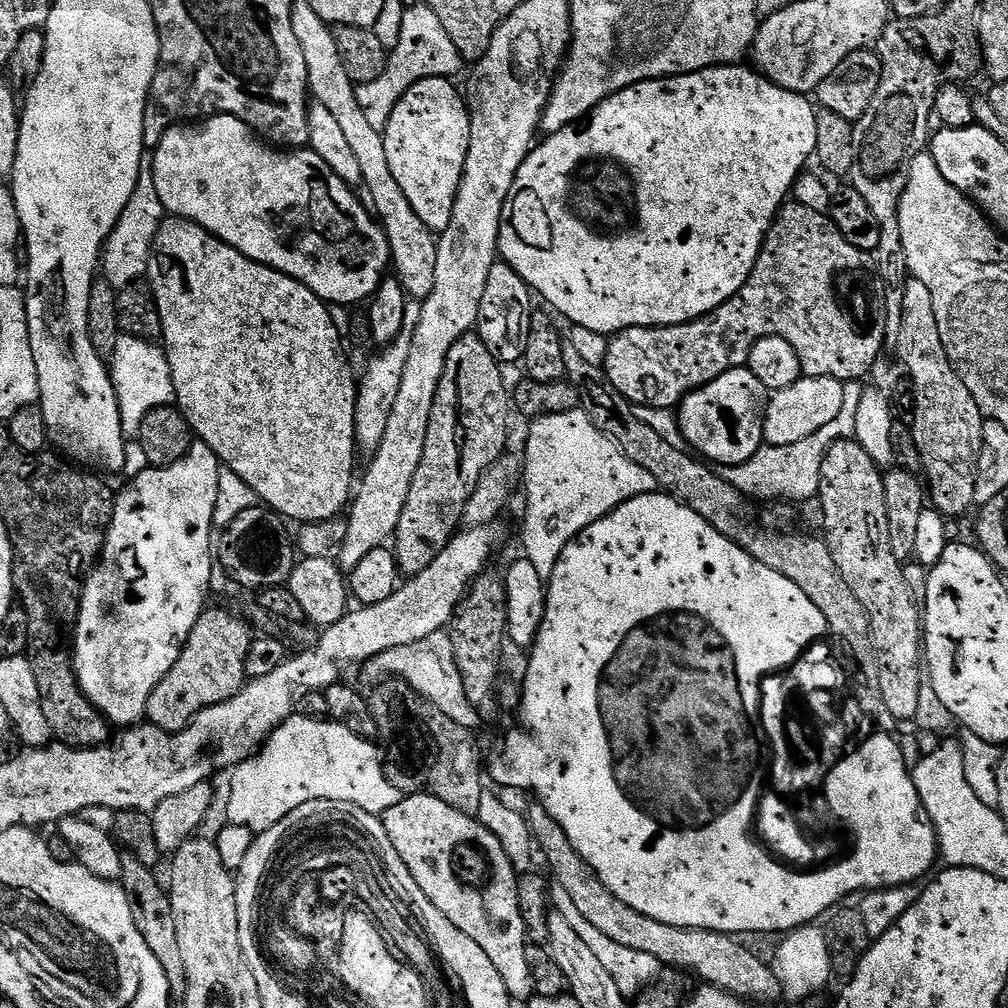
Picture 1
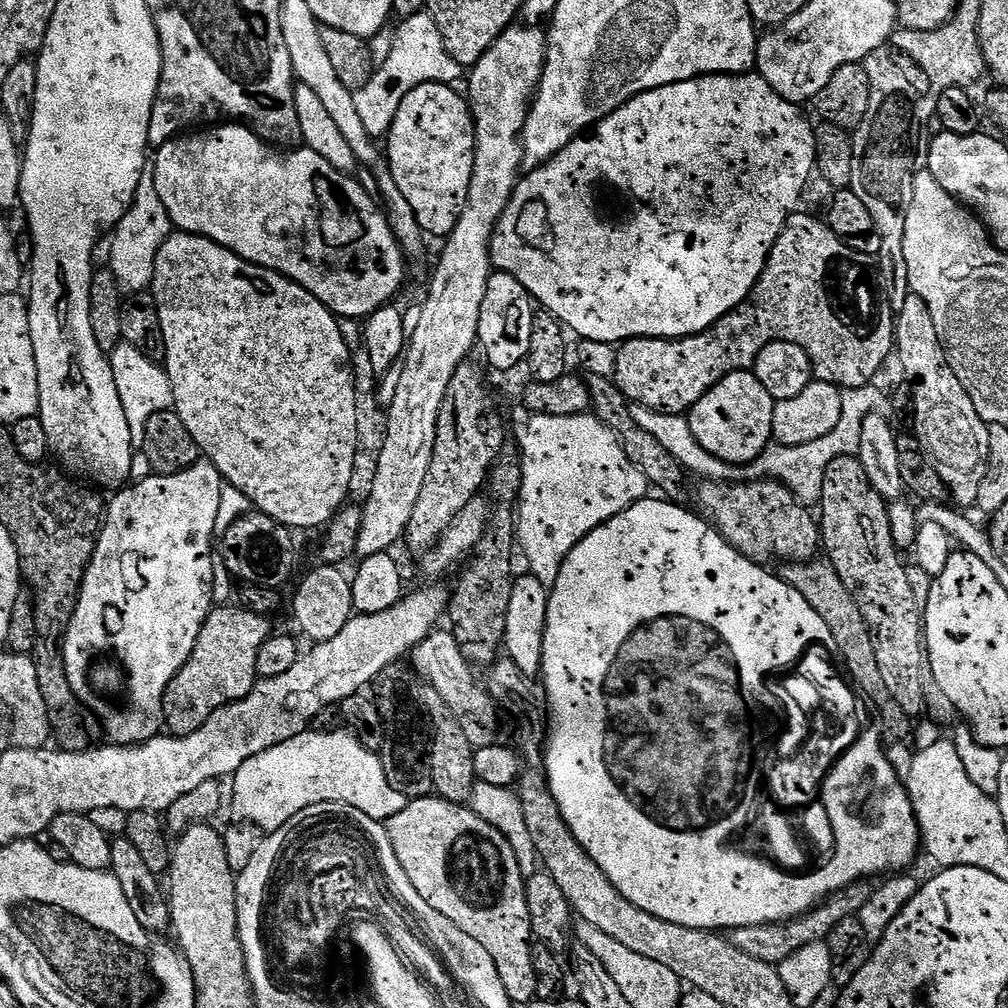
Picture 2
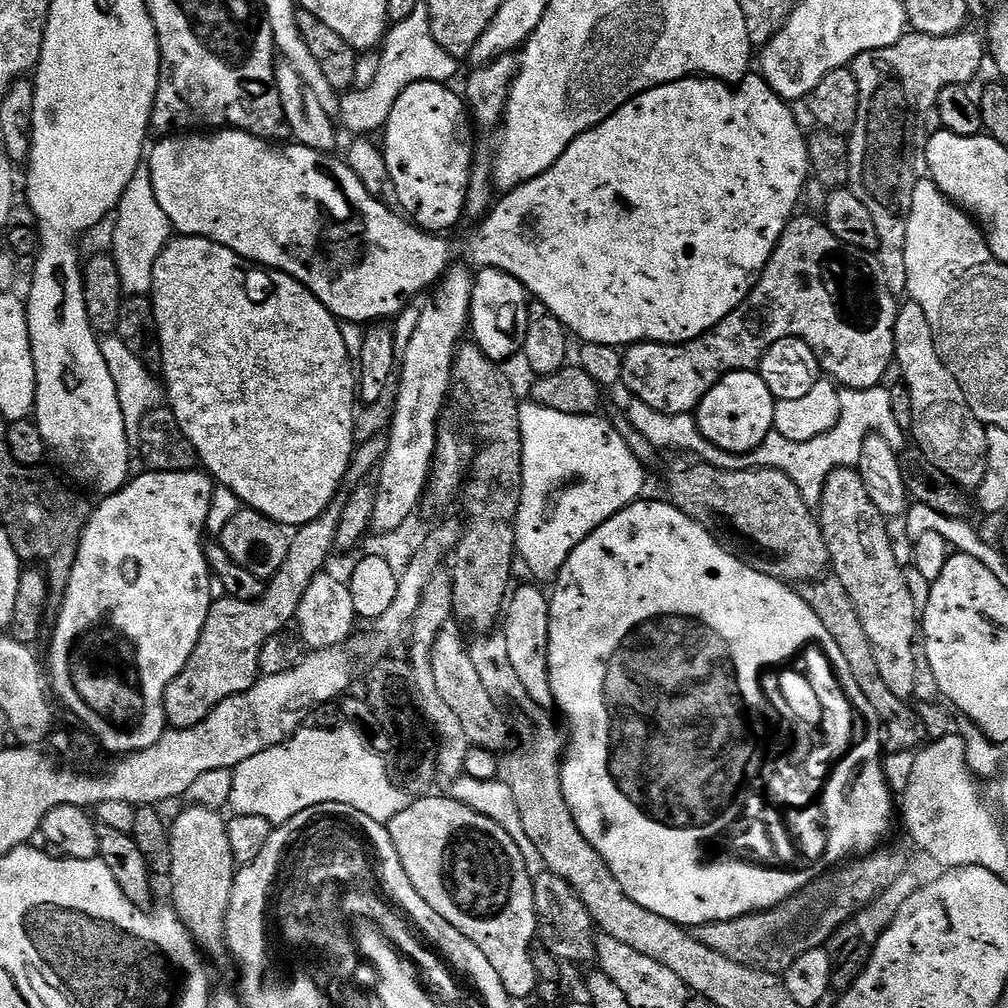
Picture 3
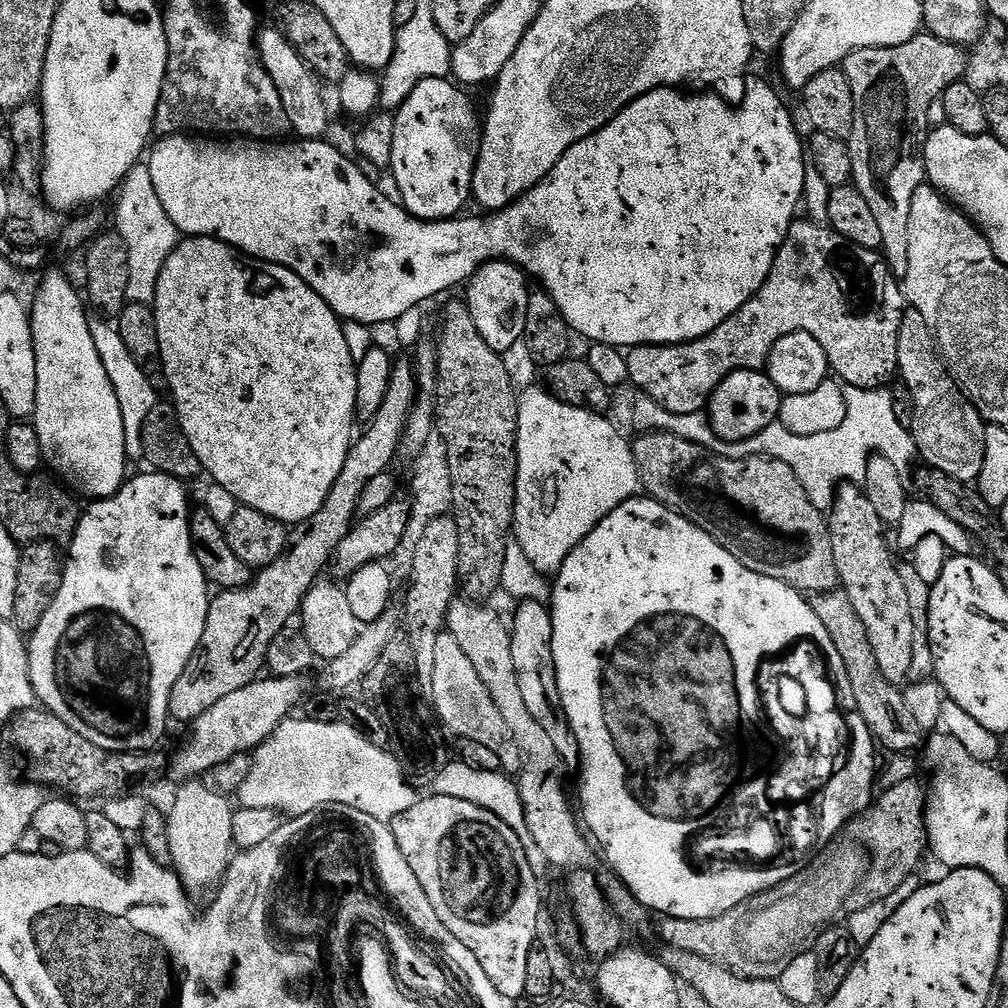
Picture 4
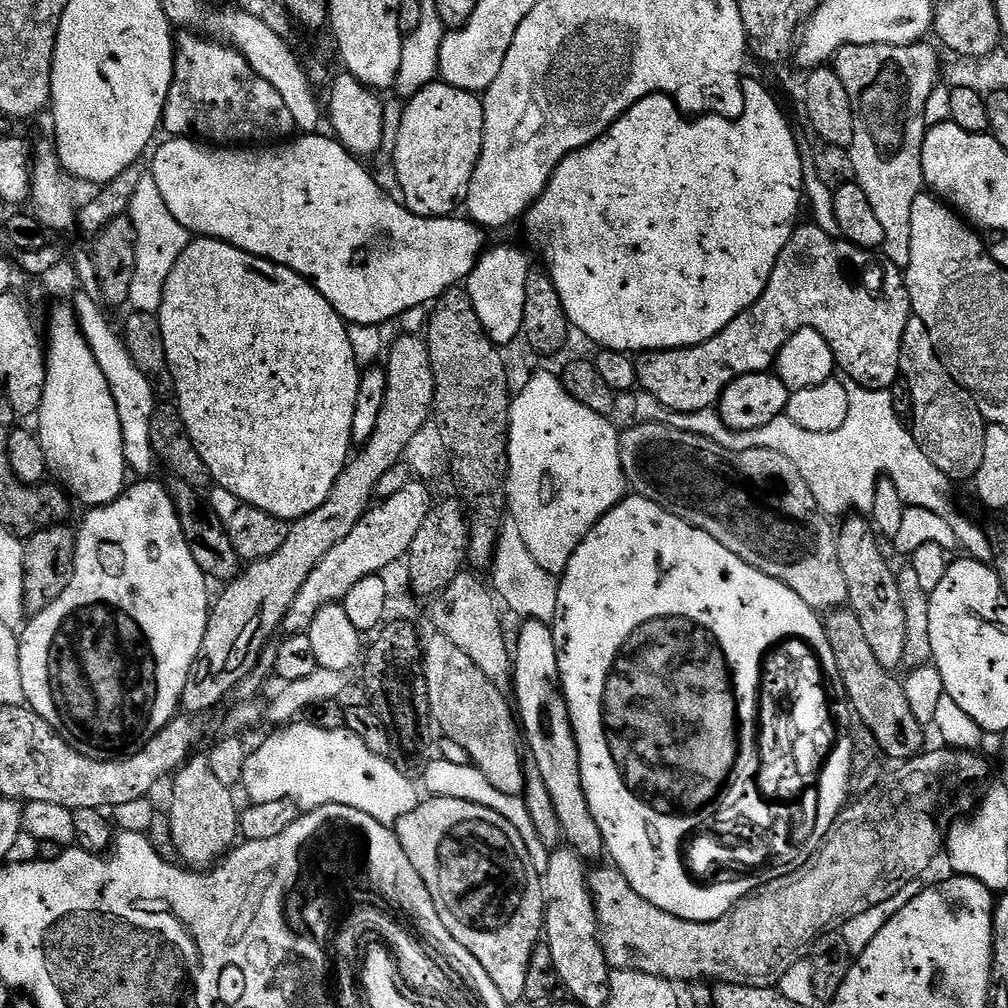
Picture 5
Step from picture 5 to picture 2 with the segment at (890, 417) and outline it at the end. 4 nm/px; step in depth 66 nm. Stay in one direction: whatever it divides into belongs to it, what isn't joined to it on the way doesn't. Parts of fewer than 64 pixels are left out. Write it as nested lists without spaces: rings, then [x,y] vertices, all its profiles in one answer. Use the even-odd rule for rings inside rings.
[[[865,386],[851,389],[845,395],[842,406],[842,418],[838,426],[830,434],[818,438],[814,442],[786,446],[785,444],[769,443],[764,452],[758,454],[749,464],[735,464],[726,462],[722,458],[714,458],[710,450],[704,449],[698,438],[694,438],[694,432],[688,425],[688,417],[684,414],[673,414],[670,412],[655,412],[641,404],[632,404],[630,415],[634,422],[642,426],[654,439],[658,441],[670,454],[679,460],[681,468],[685,473],[692,472],[704,480],[726,480],[729,482],[747,482],[749,480],[778,480],[796,495],[796,499],[805,506],[816,506],[820,503],[822,494],[822,478],[824,471],[830,461],[838,456],[851,456],[859,450],[859,432],[863,418],[874,412],[877,407],[876,399],[880,392],[876,386]]]

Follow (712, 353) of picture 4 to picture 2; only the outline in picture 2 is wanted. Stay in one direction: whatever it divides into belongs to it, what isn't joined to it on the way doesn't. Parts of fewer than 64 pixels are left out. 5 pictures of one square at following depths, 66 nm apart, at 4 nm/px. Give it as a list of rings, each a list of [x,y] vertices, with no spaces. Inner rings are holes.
[[[796,210],[784,223],[764,264],[752,292],[733,312],[726,313],[705,332],[681,336],[678,340],[662,340],[658,336],[635,336],[616,348],[614,379],[622,394],[632,404],[641,404],[655,412],[687,413],[708,389],[731,372],[748,370],[756,363],[756,355],[770,342],[794,342],[806,350],[815,379],[824,380],[844,390],[862,388],[873,383],[884,359],[894,352],[894,308],[884,296],[873,257],[862,254],[842,242],[823,219]]]

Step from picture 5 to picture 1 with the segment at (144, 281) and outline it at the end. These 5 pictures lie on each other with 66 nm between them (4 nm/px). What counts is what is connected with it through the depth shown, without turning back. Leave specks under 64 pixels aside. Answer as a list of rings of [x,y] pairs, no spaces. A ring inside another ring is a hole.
[[[146,154],[140,163],[138,186],[134,186],[134,194],[126,210],[122,210],[122,218],[118,218],[114,230],[104,244],[102,272],[111,288],[119,290],[130,283],[143,281],[147,277],[152,243],[158,234],[161,222],[165,219],[166,213],[158,198],[158,190],[154,186],[152,157]]]

